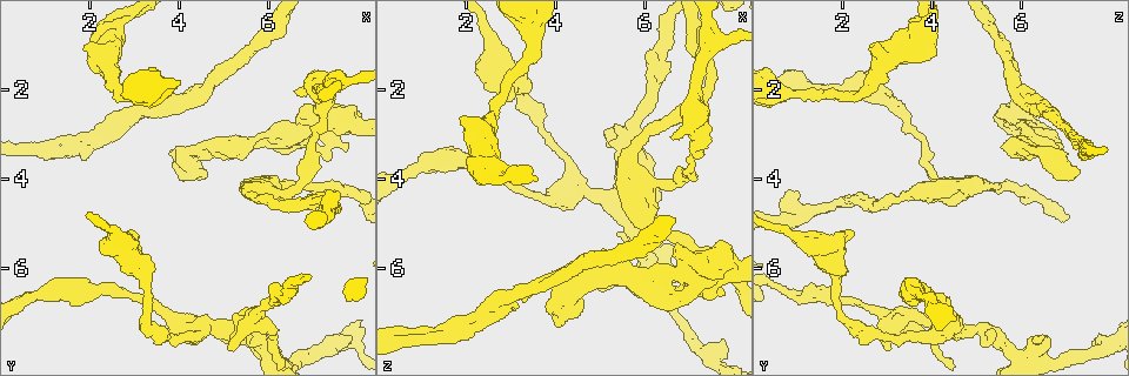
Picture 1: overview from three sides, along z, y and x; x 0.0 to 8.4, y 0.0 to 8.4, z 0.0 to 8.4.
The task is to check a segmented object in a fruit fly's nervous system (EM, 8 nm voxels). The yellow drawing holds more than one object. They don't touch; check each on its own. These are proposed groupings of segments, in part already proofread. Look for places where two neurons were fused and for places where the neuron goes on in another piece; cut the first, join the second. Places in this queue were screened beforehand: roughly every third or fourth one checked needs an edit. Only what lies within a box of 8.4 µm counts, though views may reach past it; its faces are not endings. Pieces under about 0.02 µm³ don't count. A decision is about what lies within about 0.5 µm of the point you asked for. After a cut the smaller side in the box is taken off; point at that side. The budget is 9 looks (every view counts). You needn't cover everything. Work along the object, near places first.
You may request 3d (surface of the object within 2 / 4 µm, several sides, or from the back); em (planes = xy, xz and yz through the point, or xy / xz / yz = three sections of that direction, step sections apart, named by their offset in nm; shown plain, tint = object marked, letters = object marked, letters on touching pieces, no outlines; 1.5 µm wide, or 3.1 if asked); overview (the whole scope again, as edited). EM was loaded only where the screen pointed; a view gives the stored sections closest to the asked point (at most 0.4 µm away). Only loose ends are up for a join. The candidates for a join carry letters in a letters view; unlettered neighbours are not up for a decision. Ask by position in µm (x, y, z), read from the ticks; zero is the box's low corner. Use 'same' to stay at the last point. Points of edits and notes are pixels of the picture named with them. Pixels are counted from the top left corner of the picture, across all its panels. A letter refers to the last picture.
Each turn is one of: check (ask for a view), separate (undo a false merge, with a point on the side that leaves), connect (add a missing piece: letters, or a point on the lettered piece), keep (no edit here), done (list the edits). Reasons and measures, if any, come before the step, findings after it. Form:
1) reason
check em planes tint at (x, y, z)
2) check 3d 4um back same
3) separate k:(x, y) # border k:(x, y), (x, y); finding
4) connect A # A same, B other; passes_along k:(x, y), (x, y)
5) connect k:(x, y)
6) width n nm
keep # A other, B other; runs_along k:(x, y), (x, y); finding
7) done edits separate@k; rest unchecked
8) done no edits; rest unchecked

thick turns thin
check em planes letters at (2.45, 1.65, 2.80)

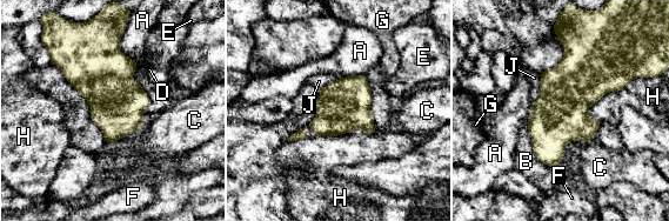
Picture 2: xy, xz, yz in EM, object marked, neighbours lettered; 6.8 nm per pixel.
longest_contact B 380 nm
keep # A other, B other, C other, D other, E other, F other, G other, H other, J other; border 2:(540, 75), (540, 94), (533, 106); continuous, no second neuron

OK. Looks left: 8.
check em yz step 4 letters at (6.55, 2.10, 3.15)

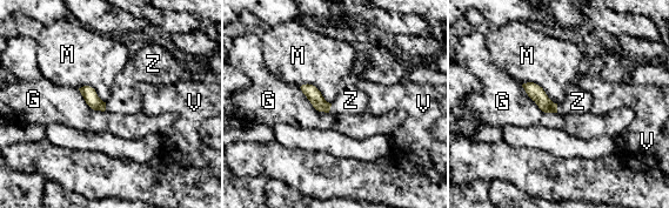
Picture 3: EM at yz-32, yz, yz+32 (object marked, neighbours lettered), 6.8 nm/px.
longest_contact G 320 nm
connect Z # G other, M other, V other, Z same; passes_along 3:(313, 94), (329, 108), (350, 100); the neuron continues

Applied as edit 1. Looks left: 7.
thick end
check 3d 4um at (6.65, 2.55, 5.40)

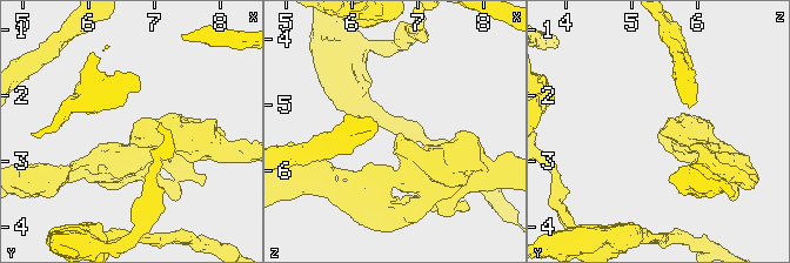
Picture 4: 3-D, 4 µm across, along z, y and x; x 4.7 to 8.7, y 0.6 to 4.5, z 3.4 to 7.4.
shape alone is not enough
check em planes letters at (6.70, 2.55, 5.50)

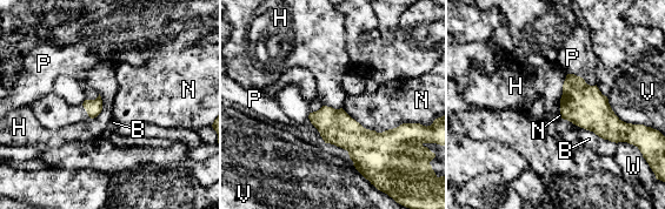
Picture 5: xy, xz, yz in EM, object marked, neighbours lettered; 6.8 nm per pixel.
longest_contact V 280 nm
keep # B other, H other, N other, P other, V other, W other; border 5:(567, 73), (596, 85); none of them fits

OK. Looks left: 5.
three arms meet
check em yz step 4 tint at (6.10, 4.30, 4.15)

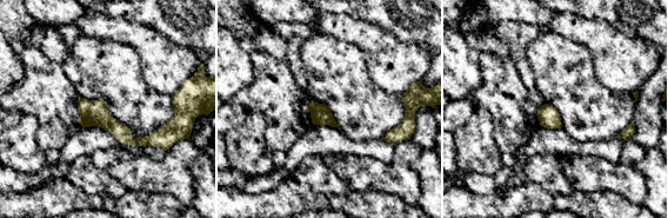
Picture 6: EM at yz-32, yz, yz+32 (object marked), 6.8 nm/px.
another direction
check em planes letters same

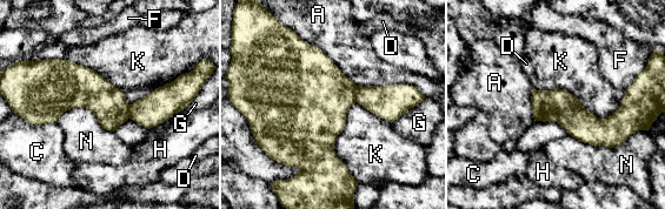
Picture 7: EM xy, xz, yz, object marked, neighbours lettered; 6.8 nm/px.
separate 7:(319, 96) # A other, C other, D other, F other, G other, H other, K other, N other; border 7:(358, 86), (354, 93), (354, 101); two neurons meet here

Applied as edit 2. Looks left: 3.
done edits connect@3, separate@7; rest unchecked

